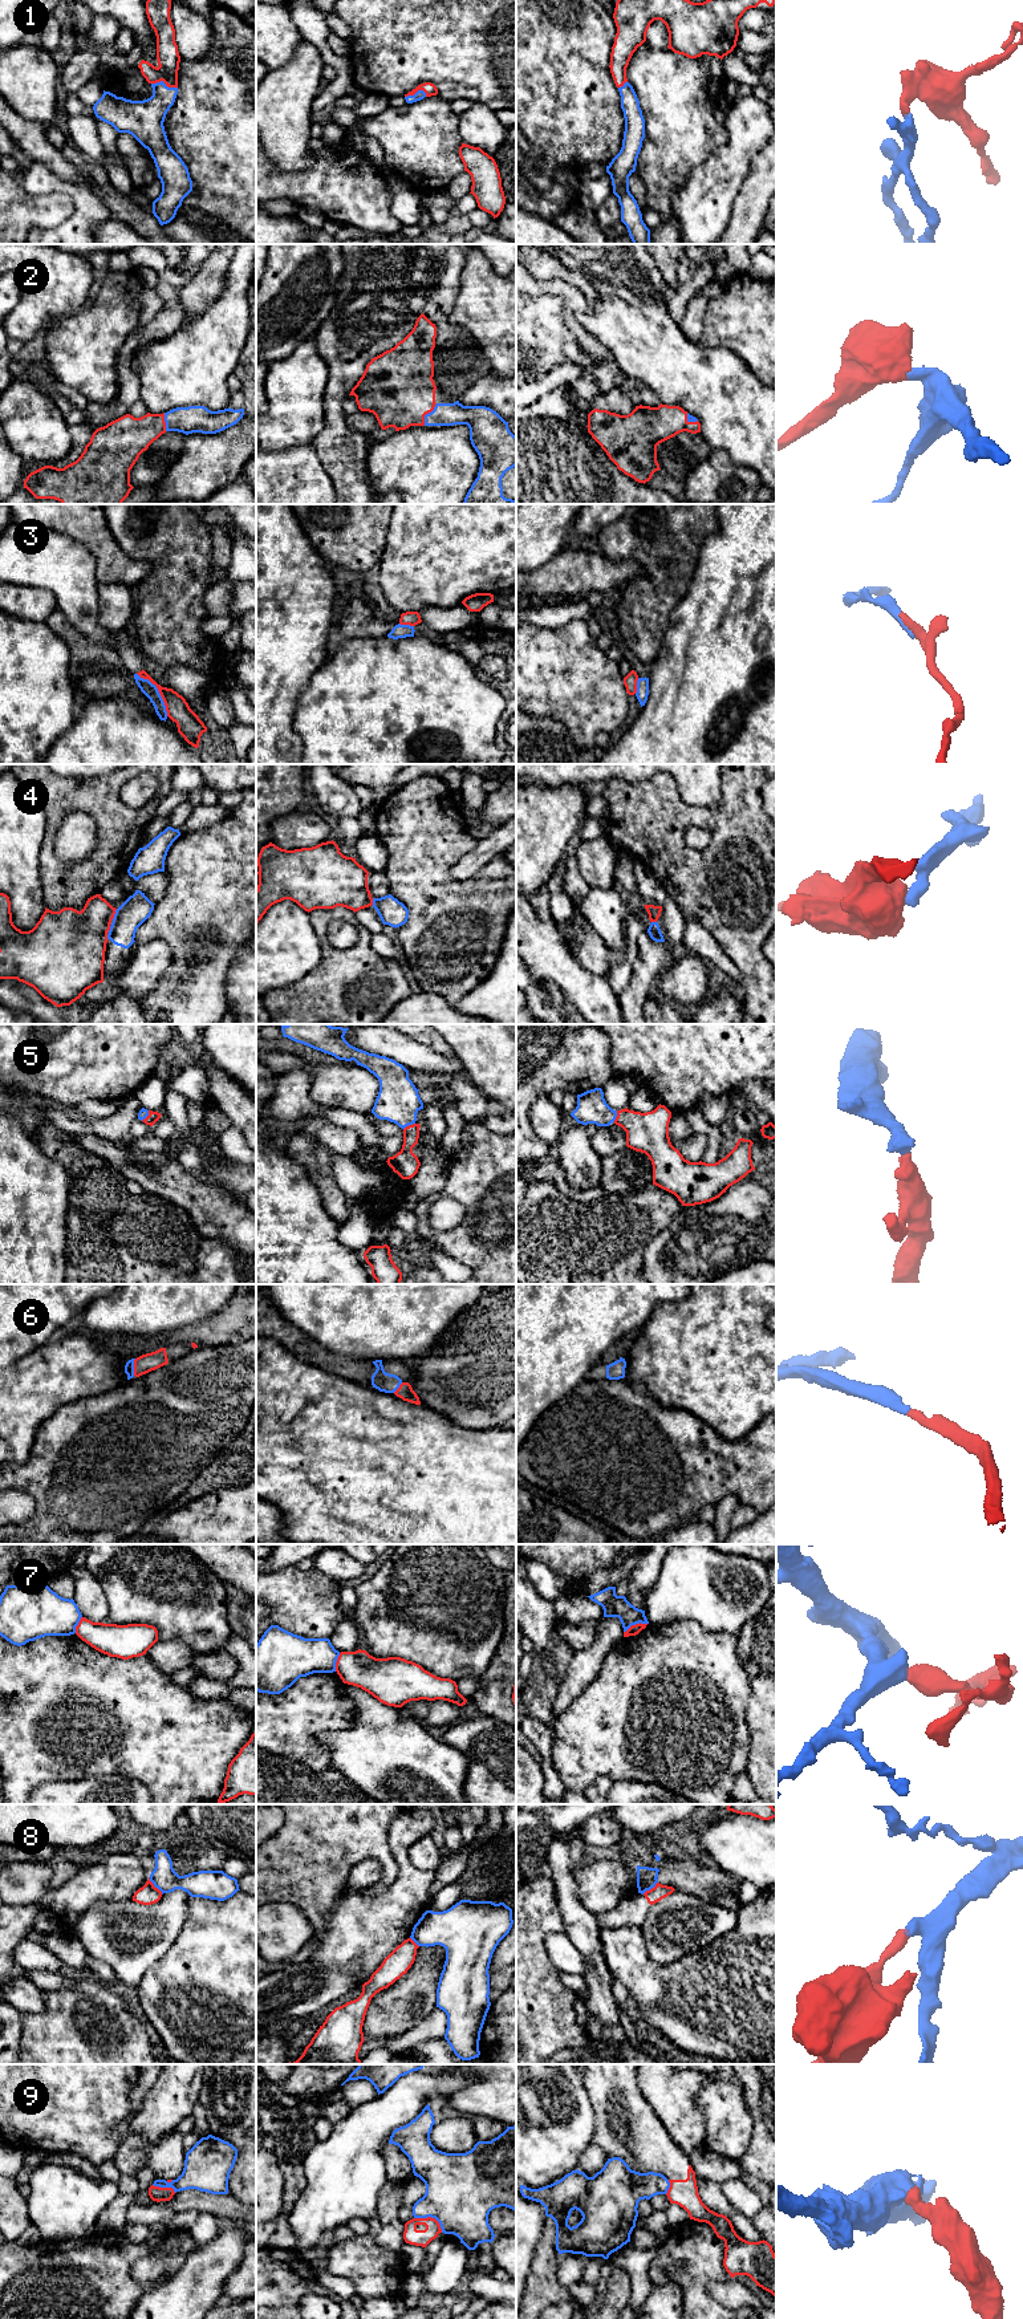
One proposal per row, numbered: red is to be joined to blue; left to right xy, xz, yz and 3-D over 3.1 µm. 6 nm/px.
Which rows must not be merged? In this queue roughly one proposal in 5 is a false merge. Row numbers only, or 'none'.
3, 4, 7, 8, 9

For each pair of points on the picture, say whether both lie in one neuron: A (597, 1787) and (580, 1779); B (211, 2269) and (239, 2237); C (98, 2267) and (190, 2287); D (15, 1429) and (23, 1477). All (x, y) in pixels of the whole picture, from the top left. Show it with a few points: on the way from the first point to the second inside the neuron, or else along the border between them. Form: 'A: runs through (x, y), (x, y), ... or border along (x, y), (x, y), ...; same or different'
A: border along (613, 1781), (600, 1775), (584, 1790); different
B: runs through (216, 2261), (231, 2245); same
C: border along (194, 2249), (174, 2273); different
D: border along (35, 1434), (28, 1458), (24, 1462), (13, 1463); different

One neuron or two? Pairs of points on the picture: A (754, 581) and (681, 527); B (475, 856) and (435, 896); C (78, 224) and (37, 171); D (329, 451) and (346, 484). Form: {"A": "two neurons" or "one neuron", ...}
{"A": "two neurons", "B": "two neurons", "C": "one neuron", "D": "one neuron"}

